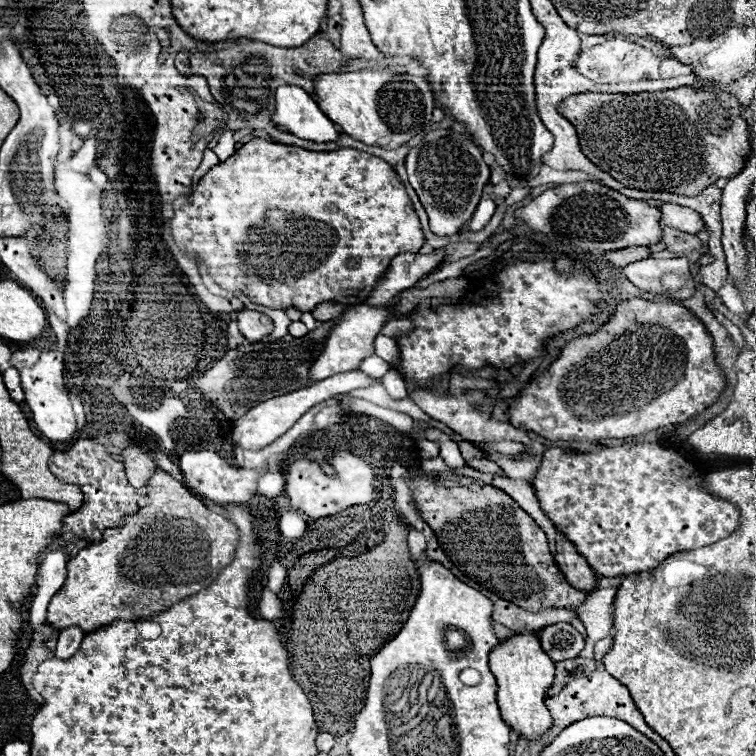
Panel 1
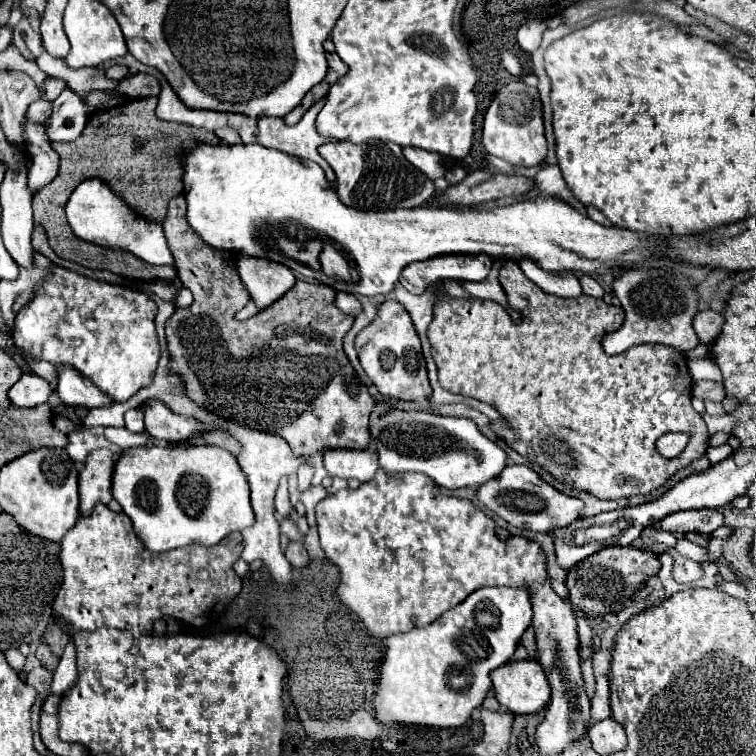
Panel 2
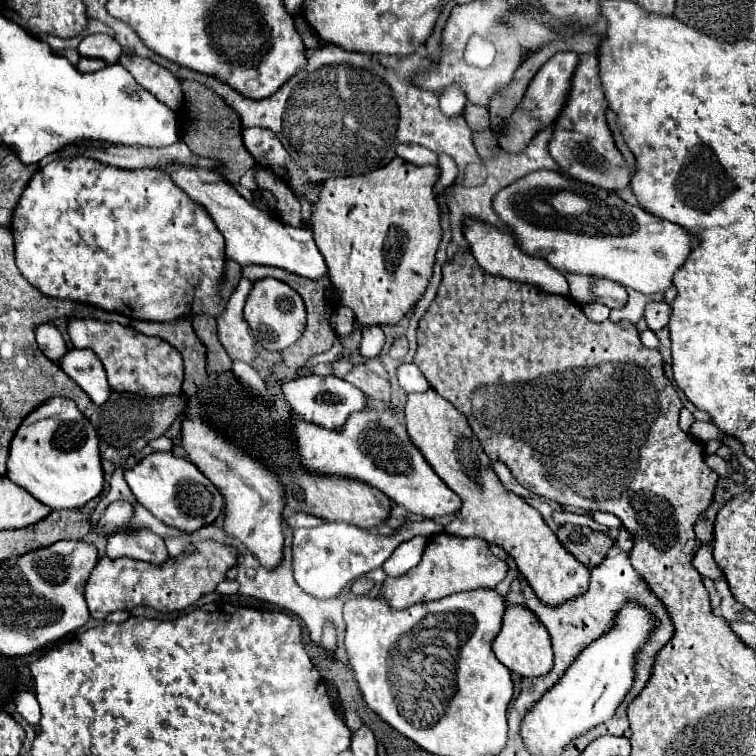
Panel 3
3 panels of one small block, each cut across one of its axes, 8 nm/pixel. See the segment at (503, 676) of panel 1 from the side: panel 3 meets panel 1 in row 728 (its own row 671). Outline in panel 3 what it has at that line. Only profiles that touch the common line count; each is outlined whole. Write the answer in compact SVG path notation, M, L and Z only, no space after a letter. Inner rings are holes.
M508 604L502 620L502 630L496 636L492 650L496 658L520 676L544 676L552 668L552 642L546 626L524 606Z

